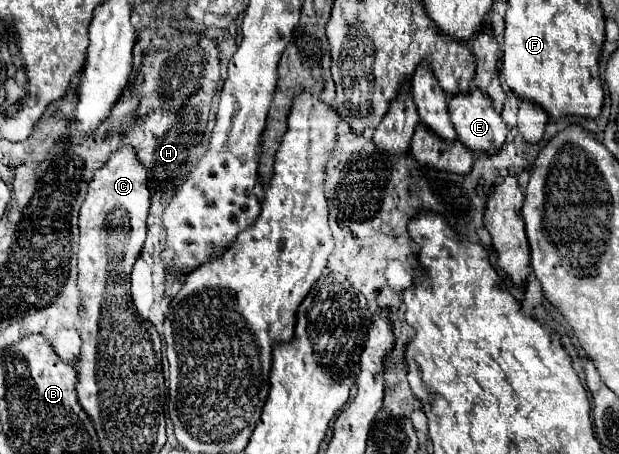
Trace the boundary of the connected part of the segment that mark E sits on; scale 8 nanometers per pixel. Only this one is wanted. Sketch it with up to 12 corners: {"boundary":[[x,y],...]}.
{"boundary":[[478,88],[450,100],[470,152],[496,154],[506,126]]}

